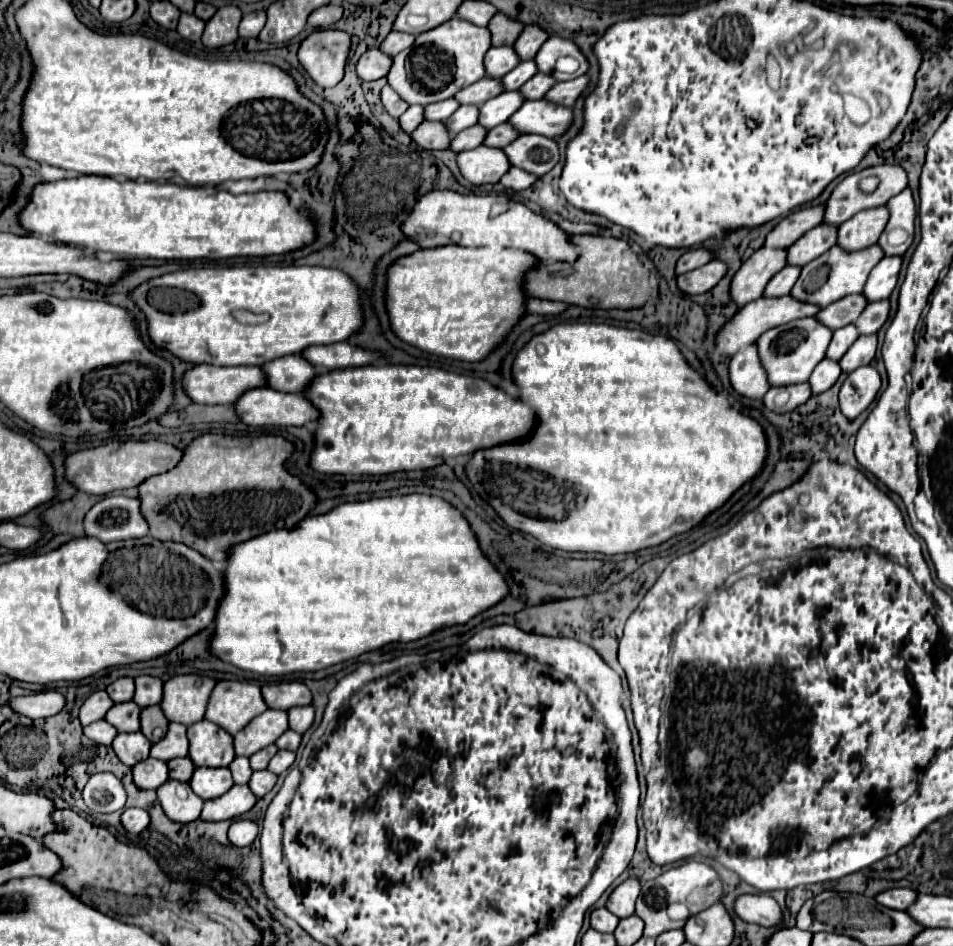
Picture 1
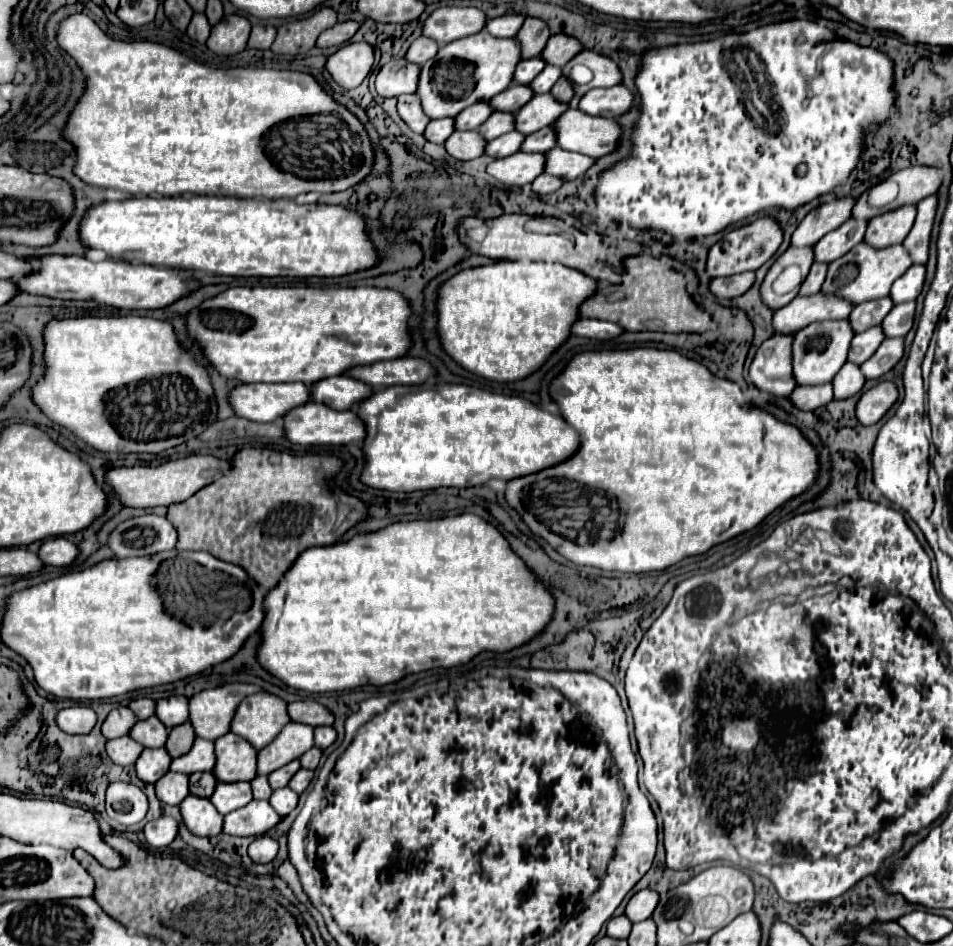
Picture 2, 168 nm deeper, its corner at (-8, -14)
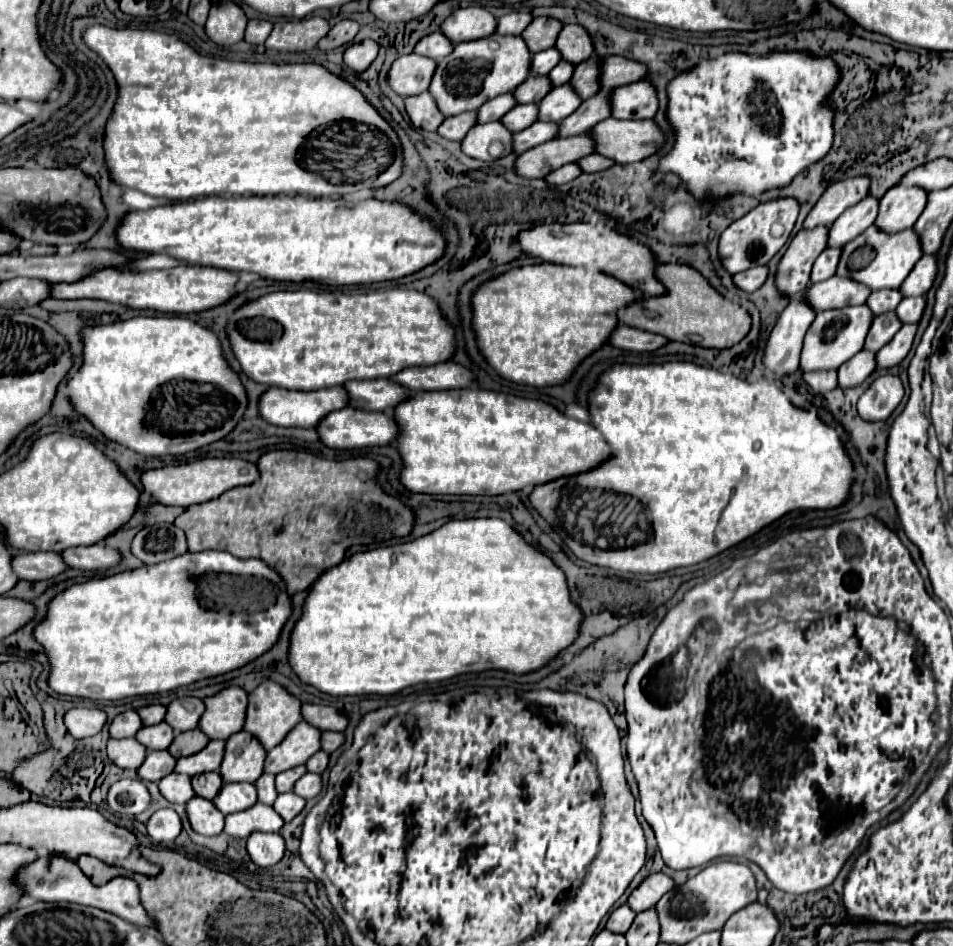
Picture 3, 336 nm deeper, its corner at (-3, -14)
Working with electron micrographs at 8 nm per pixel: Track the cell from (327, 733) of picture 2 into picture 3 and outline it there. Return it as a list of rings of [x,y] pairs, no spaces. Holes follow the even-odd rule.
[[[324,732],[322,734],[322,750],[332,754],[332,752],[336,752],[344,744],[344,740],[346,738],[344,738],[342,732]]]

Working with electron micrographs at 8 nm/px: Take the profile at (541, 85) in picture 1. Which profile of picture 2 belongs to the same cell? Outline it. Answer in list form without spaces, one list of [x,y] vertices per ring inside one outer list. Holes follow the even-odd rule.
[[[559,78],[555,82],[555,86],[551,88],[551,96],[561,102],[561,104],[569,104],[569,100],[573,98],[573,88],[571,88],[571,82],[567,78]]]

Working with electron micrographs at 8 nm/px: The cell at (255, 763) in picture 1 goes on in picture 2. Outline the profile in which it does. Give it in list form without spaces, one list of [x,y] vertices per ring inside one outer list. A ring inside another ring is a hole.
[[[293,760],[293,762],[289,762],[289,764],[281,766],[279,770],[275,770],[273,774],[269,774],[267,778],[269,778],[271,788],[275,790],[275,788],[283,788],[283,786],[287,786],[287,782],[291,780],[291,774],[295,774],[299,768],[301,768],[299,760]]]

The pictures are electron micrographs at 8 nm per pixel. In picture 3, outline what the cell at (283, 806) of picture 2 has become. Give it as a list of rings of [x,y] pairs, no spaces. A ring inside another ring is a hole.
[[[294,792],[290,794],[280,794],[274,802],[274,810],[284,818],[284,822],[290,822],[294,816],[298,816],[306,806],[306,800],[296,796]]]

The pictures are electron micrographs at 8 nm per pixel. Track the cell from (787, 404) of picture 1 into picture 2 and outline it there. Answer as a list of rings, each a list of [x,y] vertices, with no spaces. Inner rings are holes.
[[[823,384],[823,386],[797,386],[791,392],[789,400],[793,402],[795,408],[811,412],[811,410],[817,410],[817,408],[829,404],[833,400],[833,390],[831,390],[831,384]]]

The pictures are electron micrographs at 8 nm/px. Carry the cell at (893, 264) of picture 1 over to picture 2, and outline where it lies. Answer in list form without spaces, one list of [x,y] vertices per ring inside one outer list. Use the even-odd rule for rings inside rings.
[[[913,264],[901,278],[897,278],[891,286],[891,300],[893,304],[903,304],[903,302],[911,302],[919,296],[921,288],[923,288],[923,280],[925,280],[925,266],[921,264]]]

